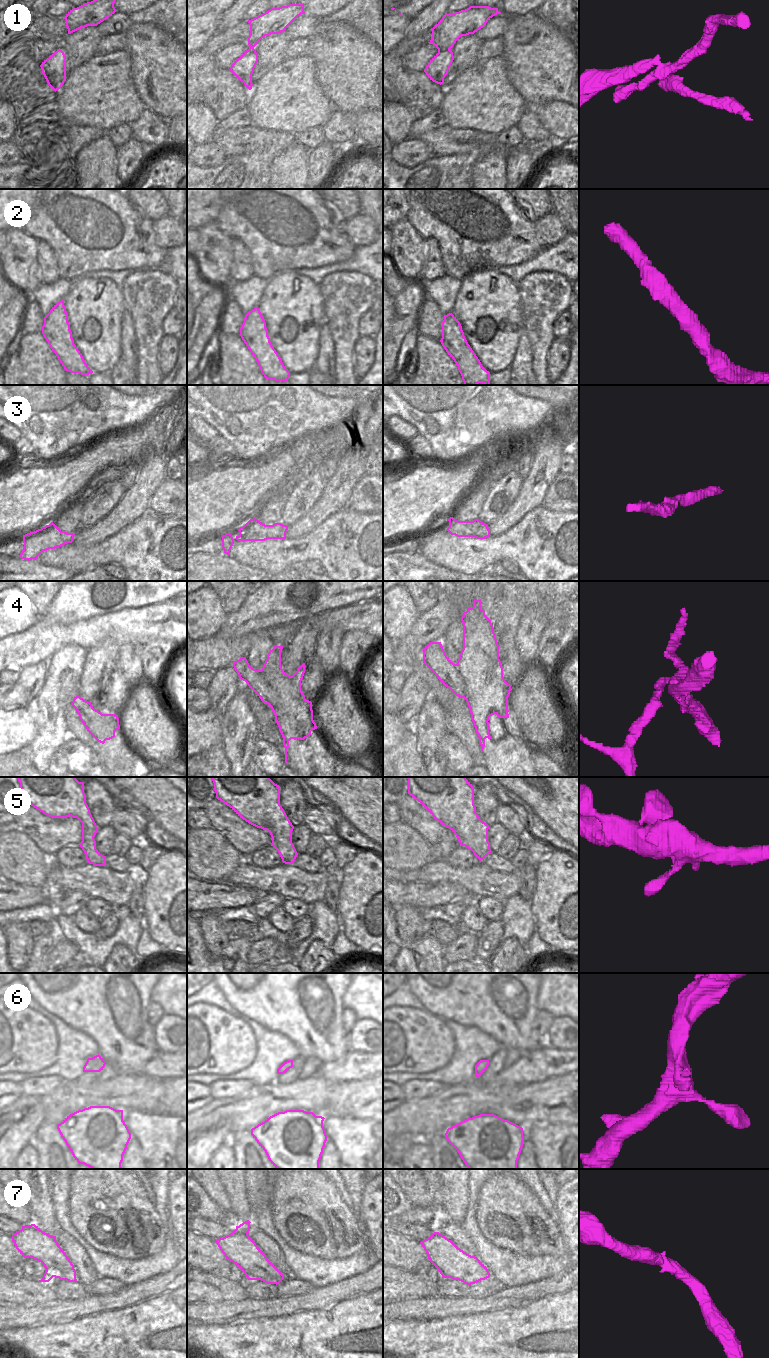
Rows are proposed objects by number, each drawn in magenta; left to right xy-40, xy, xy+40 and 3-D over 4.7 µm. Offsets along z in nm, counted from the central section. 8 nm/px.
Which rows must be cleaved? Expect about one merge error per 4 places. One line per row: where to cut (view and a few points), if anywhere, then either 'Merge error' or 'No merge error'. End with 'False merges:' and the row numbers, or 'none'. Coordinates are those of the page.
1: Split along xy+40 (438, 49), (449, 50). Merge error
2: No split. No merge error
3: No split. No merge error
4: Split along xy (260, 670), (278, 701), (311, 708). Merge error
5: No split. No merge error
6: No split. No merge error
7: No split. No merge error
False merges: 1, 4.

